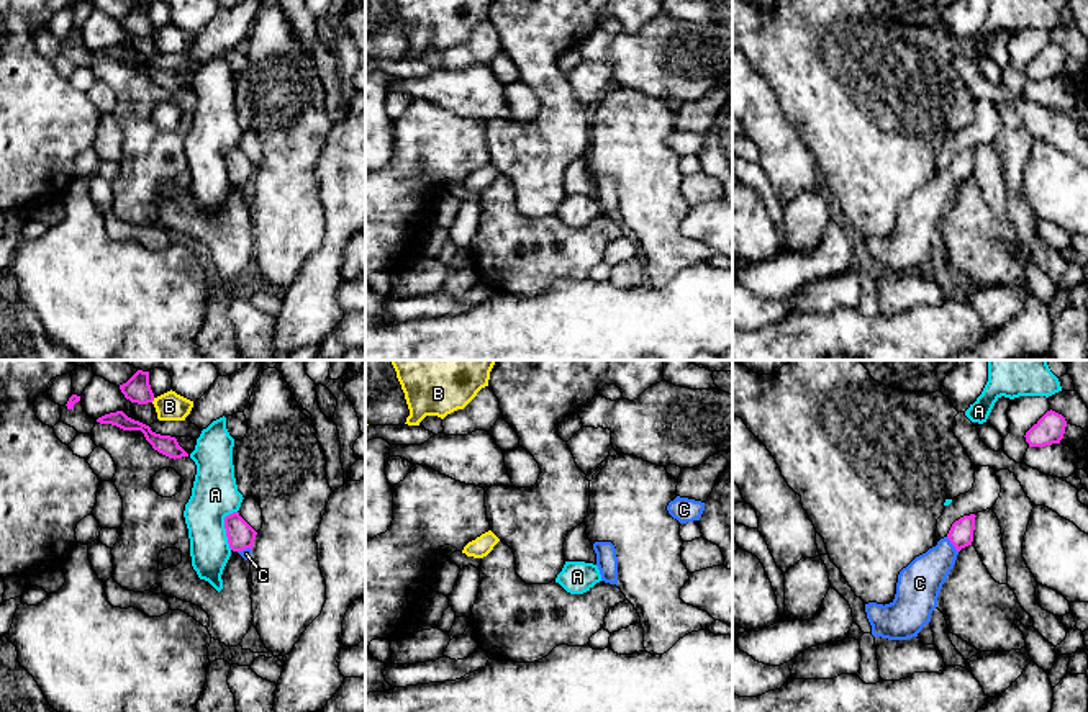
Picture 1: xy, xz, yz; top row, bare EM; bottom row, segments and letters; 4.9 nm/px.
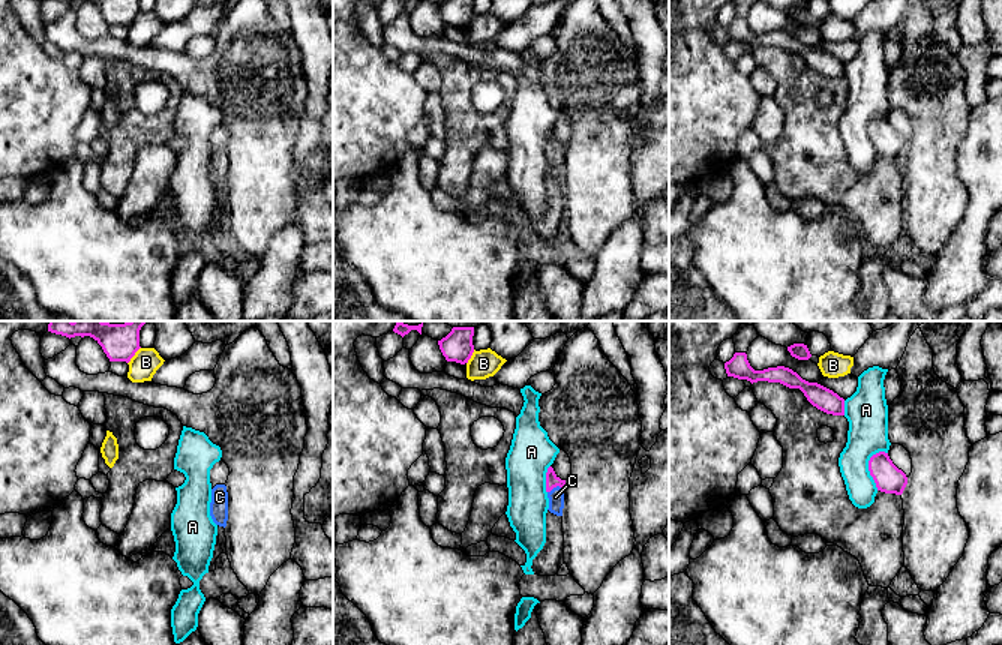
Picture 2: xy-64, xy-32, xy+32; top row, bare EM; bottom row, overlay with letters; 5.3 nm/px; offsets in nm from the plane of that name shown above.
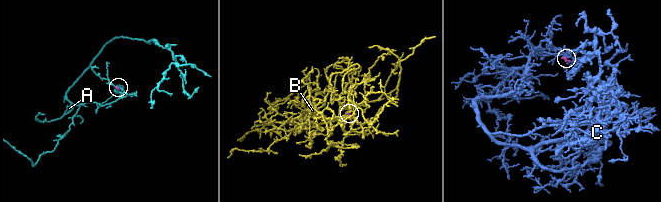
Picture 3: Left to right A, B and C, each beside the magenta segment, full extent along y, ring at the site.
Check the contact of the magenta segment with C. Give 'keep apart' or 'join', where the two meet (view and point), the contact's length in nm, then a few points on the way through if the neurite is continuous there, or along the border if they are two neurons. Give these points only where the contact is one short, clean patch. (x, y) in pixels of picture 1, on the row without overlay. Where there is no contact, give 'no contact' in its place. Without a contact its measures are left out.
join | yz (952, 177) | 100 nm | across yz (961, 167), (952, 177), (920, 216)

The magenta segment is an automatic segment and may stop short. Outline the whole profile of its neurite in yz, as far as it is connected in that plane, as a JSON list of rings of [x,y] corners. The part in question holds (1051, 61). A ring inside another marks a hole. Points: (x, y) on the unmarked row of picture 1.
[[[1050,43],[1026,65],[1024,70],[1029,80],[1060,77],[1065,61],[1065,51]]]

